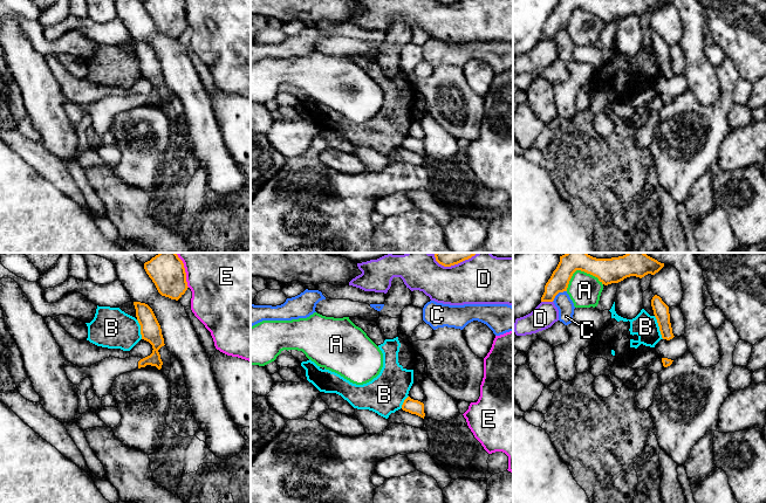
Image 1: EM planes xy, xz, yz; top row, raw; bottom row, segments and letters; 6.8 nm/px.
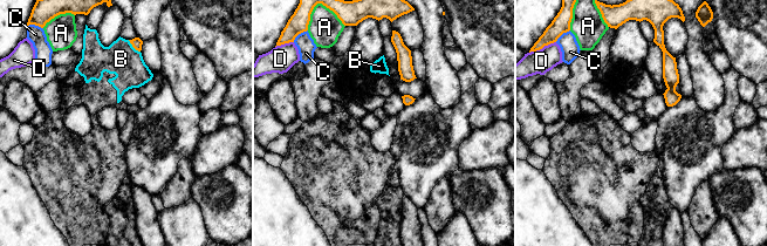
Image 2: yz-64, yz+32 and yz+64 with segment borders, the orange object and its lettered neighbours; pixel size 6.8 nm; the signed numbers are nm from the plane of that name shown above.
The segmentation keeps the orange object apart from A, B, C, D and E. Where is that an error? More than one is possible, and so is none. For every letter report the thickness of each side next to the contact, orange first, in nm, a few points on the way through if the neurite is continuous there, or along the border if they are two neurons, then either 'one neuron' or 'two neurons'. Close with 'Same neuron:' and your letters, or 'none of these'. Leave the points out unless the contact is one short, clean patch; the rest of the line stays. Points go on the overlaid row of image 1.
A: calibres 180 and 220 nm; two neurons
B: calibres 110 and 170 nm; border yz (654, 316), (663, 338); two neurons
C: calibres 140 and 120 nm; border yz (566, 290), (560, 291), (552, 301); two neurons
D: calibres 180 and 340 nm; two neurons
E: calibres 240 and 480 nm; two neurons
Same neuron: none of these

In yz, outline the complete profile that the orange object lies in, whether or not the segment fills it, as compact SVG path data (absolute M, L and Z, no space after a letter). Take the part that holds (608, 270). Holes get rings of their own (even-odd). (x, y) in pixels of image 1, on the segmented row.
M566 253L545 285L541 302L553 302L559 292L567 291L569 281L576 270L584 271L599 278L604 284L618 283L627 277L644 277L655 275L664 263L648 256L645 253L627 253L611 259L596 259L587 253Z

